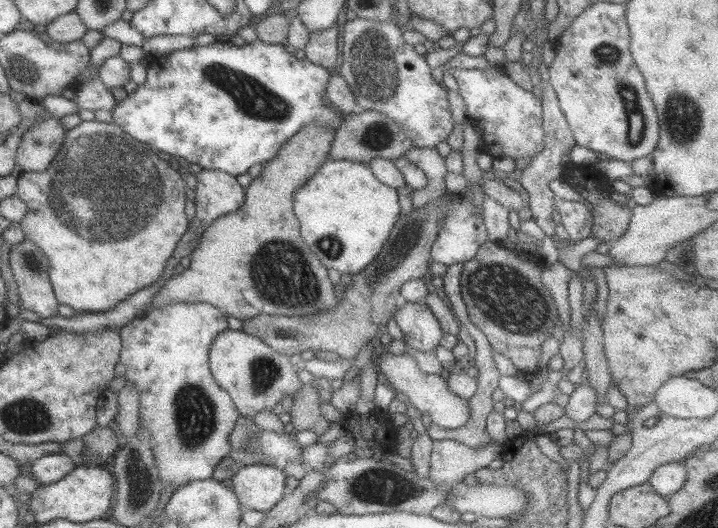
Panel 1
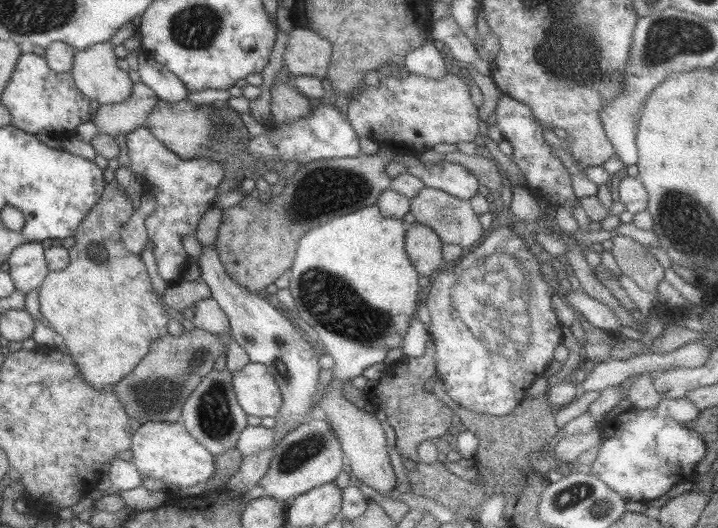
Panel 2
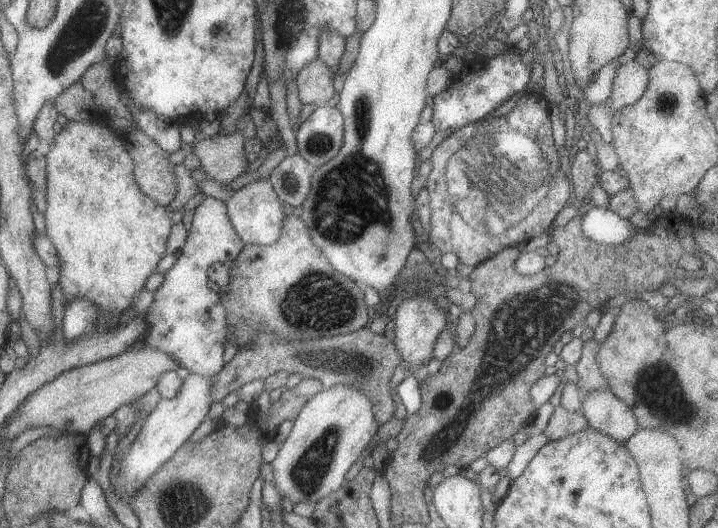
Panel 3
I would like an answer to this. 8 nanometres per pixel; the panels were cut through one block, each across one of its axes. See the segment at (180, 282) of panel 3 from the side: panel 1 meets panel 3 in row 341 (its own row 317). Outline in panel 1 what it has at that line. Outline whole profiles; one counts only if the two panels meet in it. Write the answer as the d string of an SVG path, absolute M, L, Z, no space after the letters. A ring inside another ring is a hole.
M166 303L162 307L154 307L148 310L144 316L132 318L119 331L122 341L120 362L126 364L125 382L130 384L130 386L134 386L134 390L138 390L138 396L140 396L140 425L150 434L150 444L152 444L152 450L154 450L154 458L156 458L156 464L158 464L158 469L160 470L160 482L162 482L163 487L172 486L176 490L176 488L182 488L188 482L212 478L216 464L222 458L230 455L230 441L228 441L228 436L234 430L234 424L240 418L240 414L232 397L215 381L209 363L210 346L212 346L218 334L229 330L228 320L226 318L227 315L220 309L208 303Z

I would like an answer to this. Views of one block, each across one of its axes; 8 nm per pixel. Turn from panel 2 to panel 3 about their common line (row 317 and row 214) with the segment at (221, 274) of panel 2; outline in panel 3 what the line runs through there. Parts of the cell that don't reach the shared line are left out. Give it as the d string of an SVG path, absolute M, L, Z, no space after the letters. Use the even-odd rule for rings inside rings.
M261 178L248 183L225 203L228 216L234 230L242 238L244 243L249 245L271 245L280 238L282 234L282 222L288 218L284 213L282 200L272 186L270 178Z

